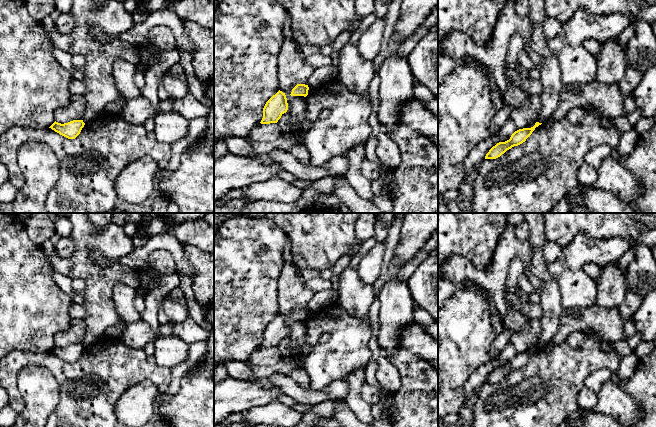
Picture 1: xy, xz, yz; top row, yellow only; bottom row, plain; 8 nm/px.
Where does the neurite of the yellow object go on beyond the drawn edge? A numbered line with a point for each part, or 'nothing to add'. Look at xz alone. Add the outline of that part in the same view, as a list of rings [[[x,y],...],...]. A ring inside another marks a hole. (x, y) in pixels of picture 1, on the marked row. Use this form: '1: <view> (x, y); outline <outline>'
nothing to add

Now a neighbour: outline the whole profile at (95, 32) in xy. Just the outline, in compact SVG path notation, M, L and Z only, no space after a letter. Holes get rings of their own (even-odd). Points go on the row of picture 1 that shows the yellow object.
M92 25L90 26L90 35L100 43L107 43L111 40L111 37L105 35L98 26Z

